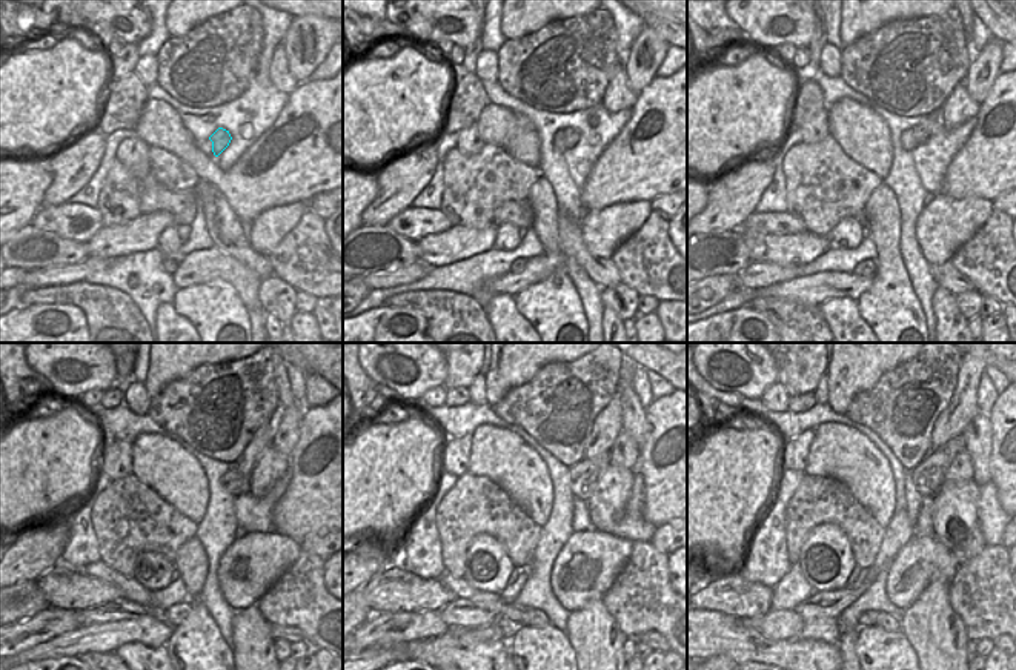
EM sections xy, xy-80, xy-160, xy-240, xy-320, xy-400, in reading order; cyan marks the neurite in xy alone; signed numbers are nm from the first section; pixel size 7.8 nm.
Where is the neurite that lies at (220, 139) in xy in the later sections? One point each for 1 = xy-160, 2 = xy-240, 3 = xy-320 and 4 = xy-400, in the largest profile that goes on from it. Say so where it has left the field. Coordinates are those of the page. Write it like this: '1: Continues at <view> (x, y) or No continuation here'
1: Continues at xy-160 (919, 134)
2: Continues at xy-240 (262, 440)
3: Continues at xy-320 (607, 424)
4: Continues at xy-400 (962, 407).

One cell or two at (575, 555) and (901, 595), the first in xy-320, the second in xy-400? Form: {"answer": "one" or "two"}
{"answer": "one"}

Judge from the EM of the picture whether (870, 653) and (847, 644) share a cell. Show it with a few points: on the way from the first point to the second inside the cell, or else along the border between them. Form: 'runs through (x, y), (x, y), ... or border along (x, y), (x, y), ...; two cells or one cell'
border along (858, 632), (855, 653); two cells

